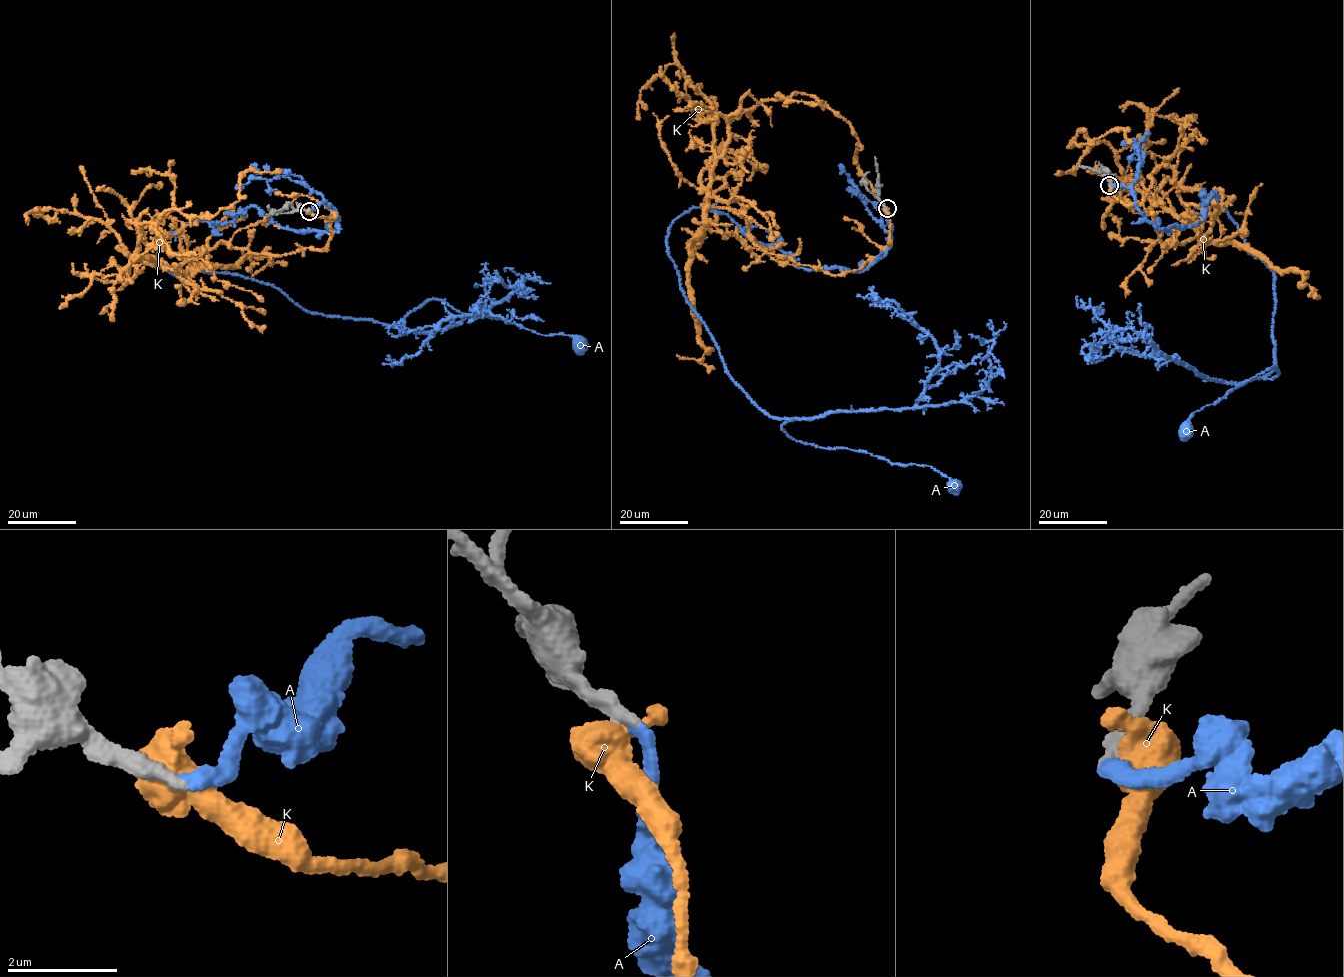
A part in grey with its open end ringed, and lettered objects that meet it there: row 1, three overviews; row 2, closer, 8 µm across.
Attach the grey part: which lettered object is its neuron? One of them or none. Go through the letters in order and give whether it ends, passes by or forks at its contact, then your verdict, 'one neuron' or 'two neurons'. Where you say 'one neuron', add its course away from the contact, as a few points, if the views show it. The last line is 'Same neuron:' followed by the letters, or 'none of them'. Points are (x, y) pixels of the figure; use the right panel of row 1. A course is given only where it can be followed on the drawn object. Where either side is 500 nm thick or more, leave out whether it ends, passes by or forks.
A: it ends there; one neuron; it runs (1109, 185), (1162, 229), (1201, 221), (1214, 191), (1273, 272), (1274, 365), (1261, 377), (1279, 373), (1185, 429)
K: two neurons
Same neuron: A

